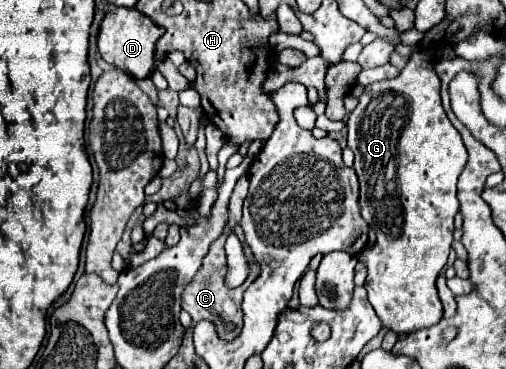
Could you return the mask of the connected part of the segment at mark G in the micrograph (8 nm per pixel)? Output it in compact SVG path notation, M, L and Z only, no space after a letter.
M412 52L408 64L400 70L400 74L396 78L390 80L382 80L376 84L370 84L364 88L360 102L356 106L356 110L348 116L348 148L354 152L356 160L354 160L354 170L358 174L360 180L360 206L362 206L362 218L376 230L376 244L372 248L364 248L357 259L364 262L368 266L368 280L366 280L366 290L368 290L368 300L376 312L376 316L380 318L382 326L386 326L388 330L396 332L396 334L408 334L408 332L416 332L422 328L430 328L434 324L438 324L442 320L442 302L436 290L436 278L442 272L448 254L450 254L450 246L452 246L452 232L454 232L454 216L458 212L458 198L456 198L456 180L466 164L466 150L464 150L464 142L460 138L460 132L452 126L452 122L448 120L444 108L442 108L442 100L440 100L440 78L436 78L436 72L432 72L432 56L426 52Z

